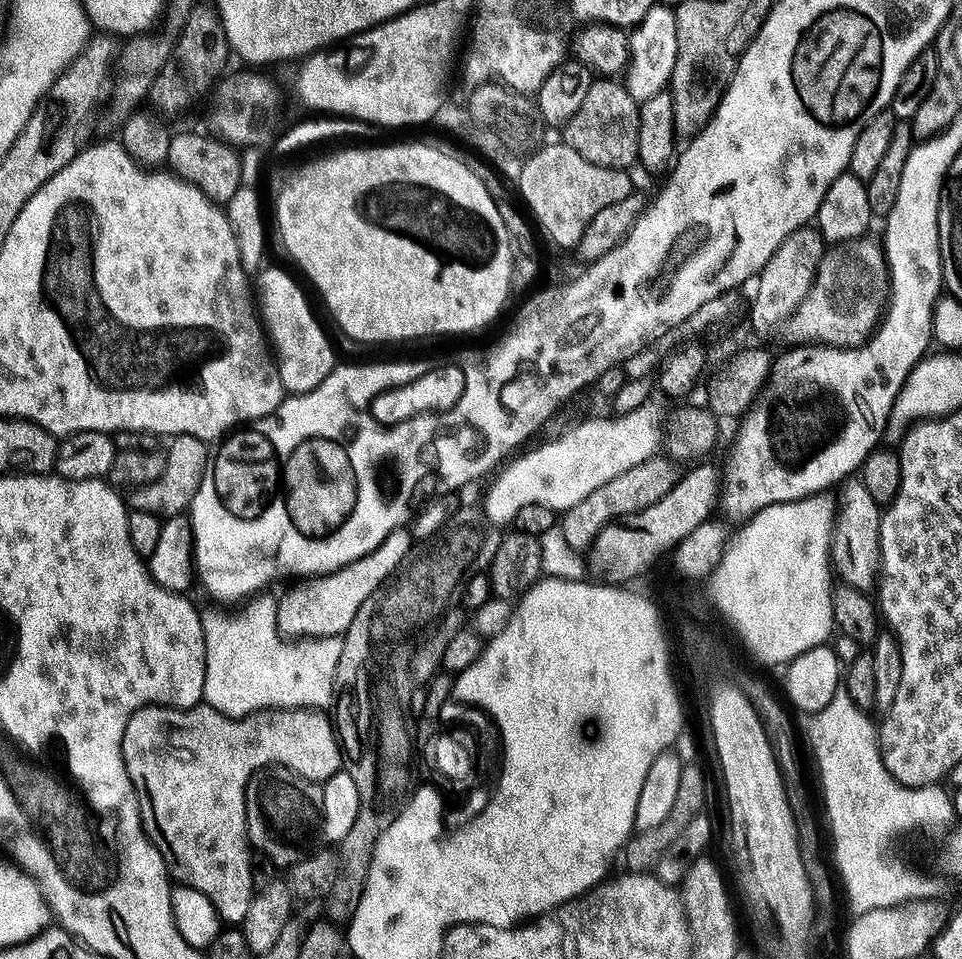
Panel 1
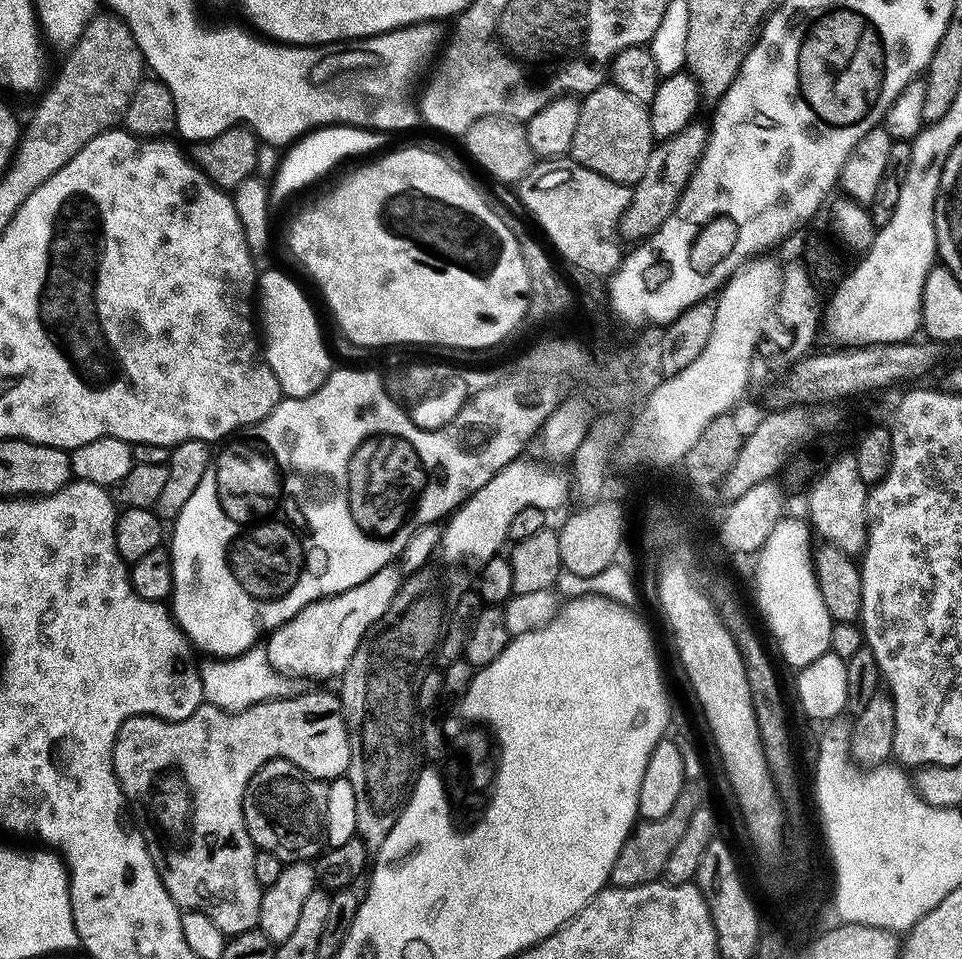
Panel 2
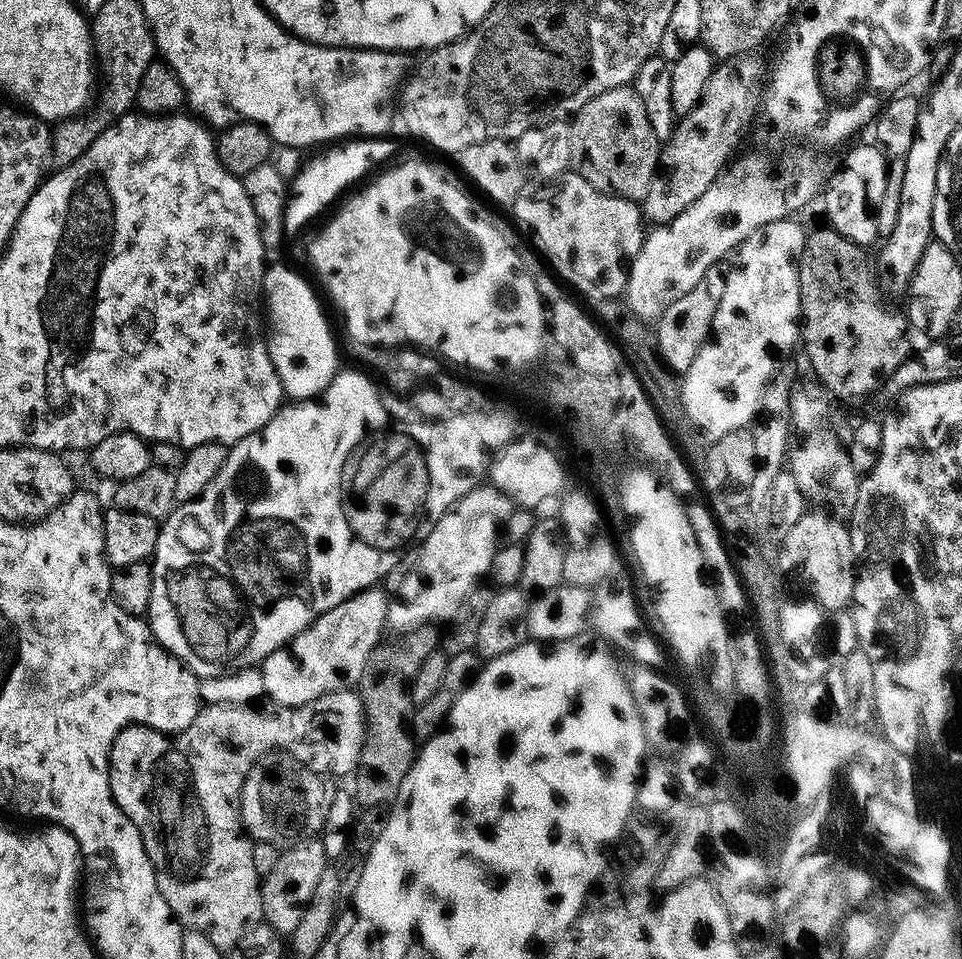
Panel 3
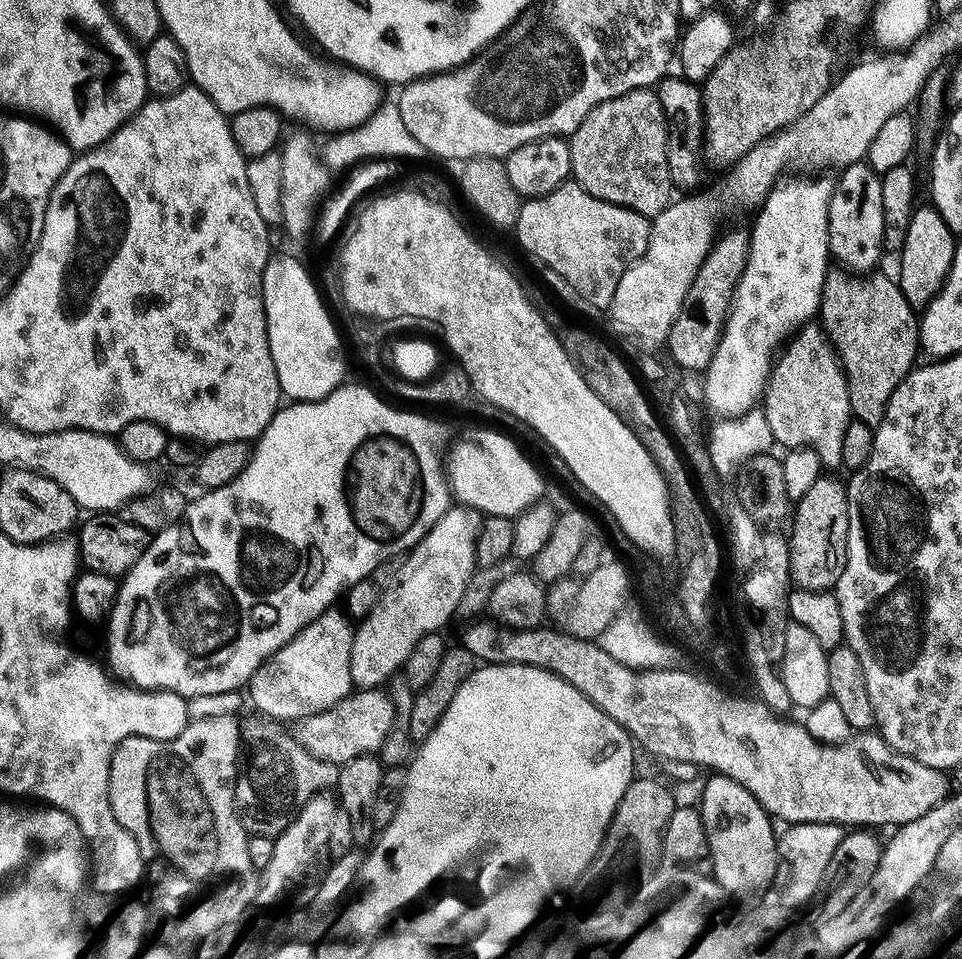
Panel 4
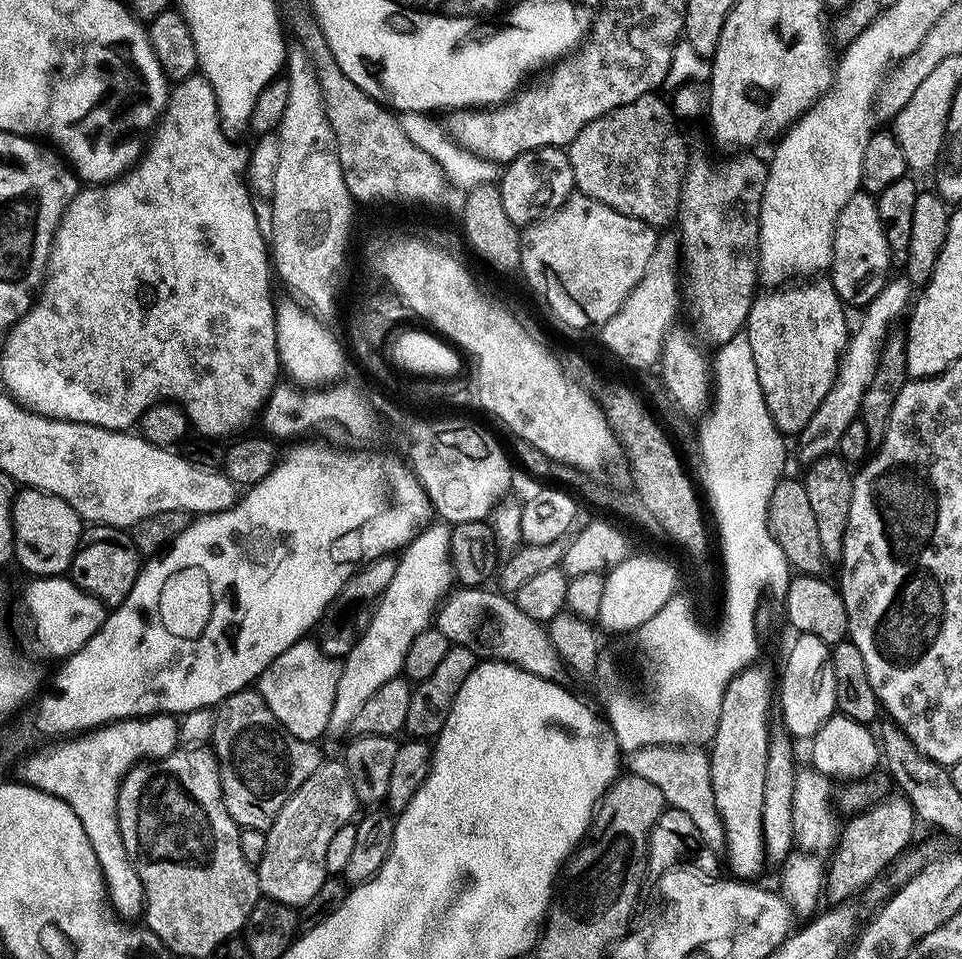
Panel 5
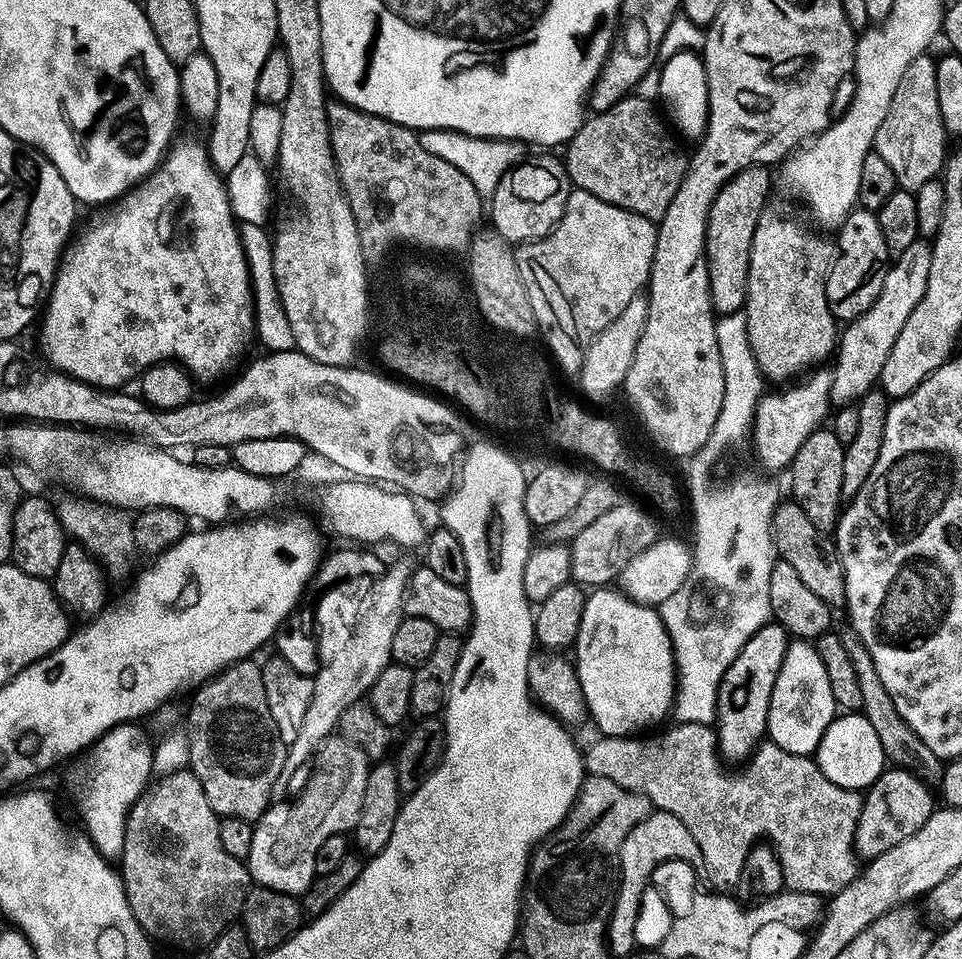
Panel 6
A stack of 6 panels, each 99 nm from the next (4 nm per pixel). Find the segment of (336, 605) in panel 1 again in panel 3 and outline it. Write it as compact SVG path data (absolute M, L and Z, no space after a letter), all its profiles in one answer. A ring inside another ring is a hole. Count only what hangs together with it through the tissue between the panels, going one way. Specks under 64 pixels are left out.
M373 586L354 593L338 606L316 617L307 628L303 628L290 641L290 647L287 650L270 653L260 672L263 695L271 703L285 704L293 708L314 702L331 692L359 685L360 675L367 664L367 659L378 648L380 635L386 632L390 596L387 596L382 589L383 587Z

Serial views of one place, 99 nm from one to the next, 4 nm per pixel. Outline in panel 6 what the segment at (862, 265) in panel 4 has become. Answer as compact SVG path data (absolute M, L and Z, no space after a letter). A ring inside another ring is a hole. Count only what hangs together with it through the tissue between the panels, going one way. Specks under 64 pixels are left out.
M851 211L839 226L838 233L838 255L828 274L826 298L837 321L851 322L858 319L866 310L870 310L870 306L878 298L884 285L884 273L890 267L890 253L880 229L880 217L875 211Z

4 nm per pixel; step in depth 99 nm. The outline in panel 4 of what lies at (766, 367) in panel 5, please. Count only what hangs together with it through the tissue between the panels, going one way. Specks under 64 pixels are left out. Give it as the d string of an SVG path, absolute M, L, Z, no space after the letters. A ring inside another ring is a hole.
M805 323L779 349L768 376L768 382L762 395L762 411L766 422L770 426L773 441L788 440L789 449L802 447L812 448L817 452L823 467L828 470L839 469L842 465L842 440L846 435L846 428L854 419L850 406L848 382L841 368L840 360L835 349L832 348L827 334L819 323Z

